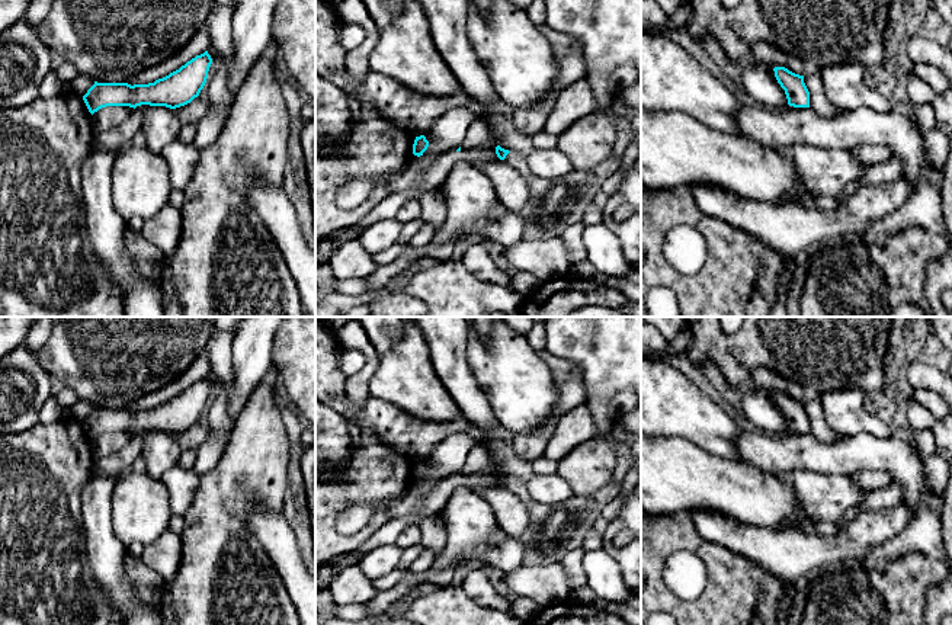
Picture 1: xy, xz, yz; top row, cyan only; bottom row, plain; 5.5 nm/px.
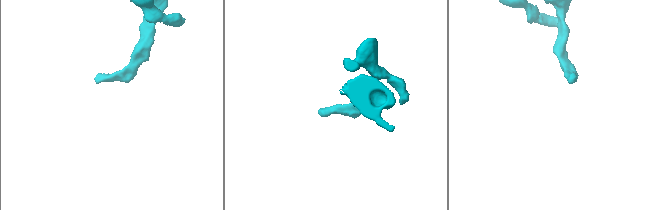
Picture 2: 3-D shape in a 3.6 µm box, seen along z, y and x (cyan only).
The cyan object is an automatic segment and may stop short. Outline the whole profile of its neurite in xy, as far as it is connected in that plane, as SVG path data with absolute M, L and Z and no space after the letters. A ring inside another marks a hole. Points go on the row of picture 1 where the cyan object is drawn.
M205 51L196 55L179 70L148 84L97 83L87 90L83 100L93 115L106 106L141 105L166 106L176 109L190 103L203 89L212 58Z

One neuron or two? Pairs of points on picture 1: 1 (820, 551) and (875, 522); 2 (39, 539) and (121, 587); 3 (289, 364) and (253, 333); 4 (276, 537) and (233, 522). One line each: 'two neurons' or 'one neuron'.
1: one neuron
2: two neurons
3: two neurons
4: two neurons

